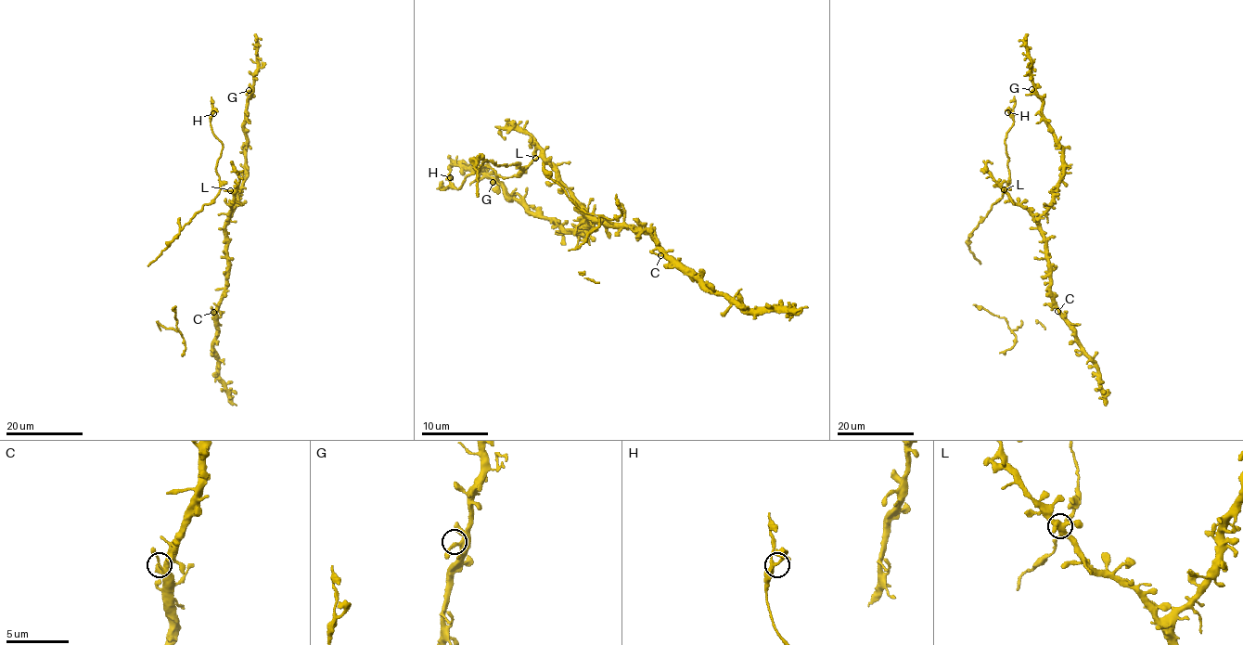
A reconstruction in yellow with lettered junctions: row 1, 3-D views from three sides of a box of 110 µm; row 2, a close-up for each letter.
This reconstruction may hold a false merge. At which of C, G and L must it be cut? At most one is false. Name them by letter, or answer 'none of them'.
L

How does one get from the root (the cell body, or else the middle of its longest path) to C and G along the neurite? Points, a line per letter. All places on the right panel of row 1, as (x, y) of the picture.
C: (1005, 191), (1015, 203), (1030, 212), (1044, 237), (1050, 296), (1057, 311)
G: (1005, 191), (1014, 202), (1040, 214), (1063, 175), (1063, 147), (1043, 113), (1042, 100), (1031, 89)

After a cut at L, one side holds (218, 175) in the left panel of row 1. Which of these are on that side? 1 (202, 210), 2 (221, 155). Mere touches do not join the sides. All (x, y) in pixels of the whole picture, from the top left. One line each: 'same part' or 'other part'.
1: same part
2: same part

